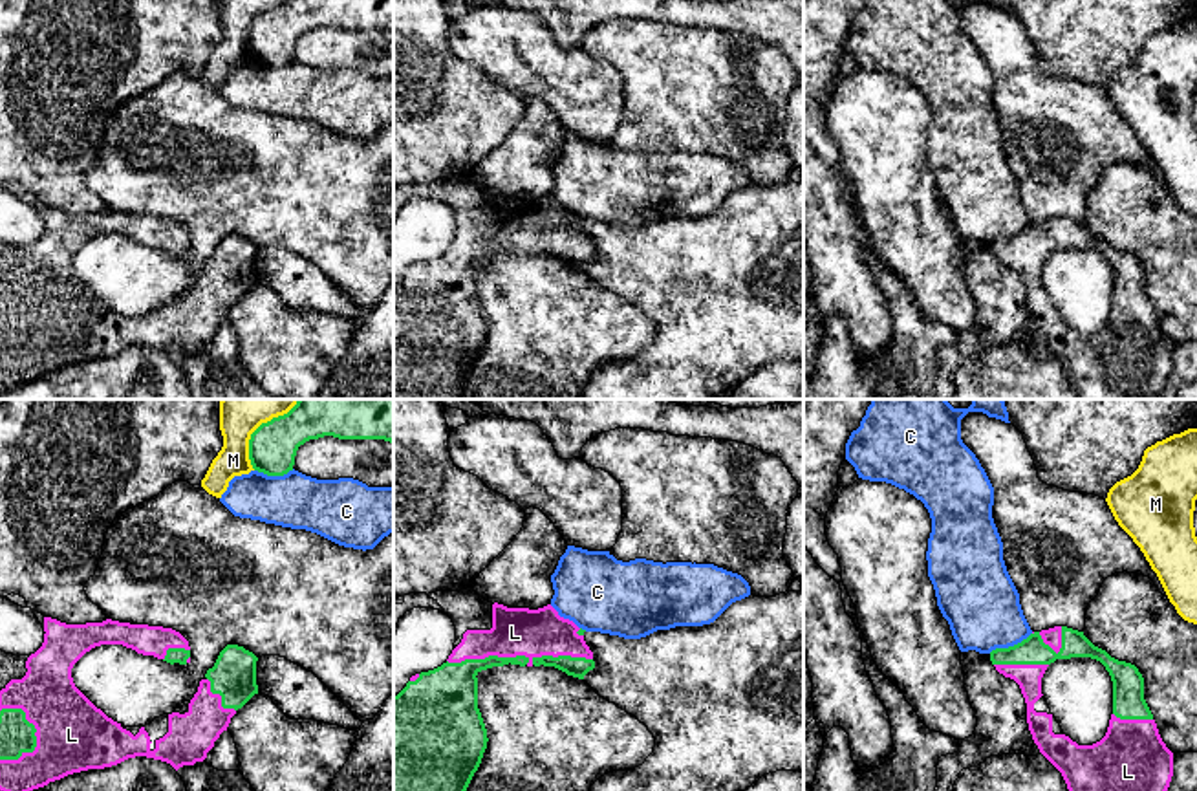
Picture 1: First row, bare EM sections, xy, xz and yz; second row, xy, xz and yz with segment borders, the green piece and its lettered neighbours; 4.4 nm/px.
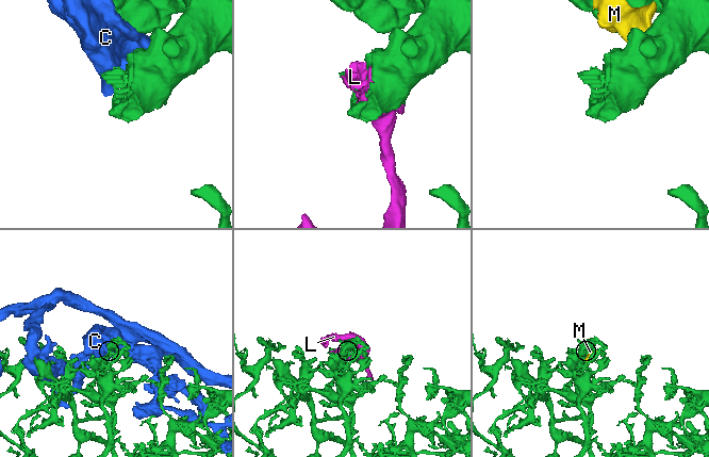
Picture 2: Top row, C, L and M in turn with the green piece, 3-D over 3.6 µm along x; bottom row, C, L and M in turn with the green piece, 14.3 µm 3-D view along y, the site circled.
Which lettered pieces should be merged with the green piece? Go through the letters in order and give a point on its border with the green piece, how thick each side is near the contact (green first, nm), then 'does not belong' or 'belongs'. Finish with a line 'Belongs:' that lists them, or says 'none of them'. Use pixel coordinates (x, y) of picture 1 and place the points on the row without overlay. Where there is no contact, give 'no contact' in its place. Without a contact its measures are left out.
C: yz (1009, 237) | 120/340 nm | does not belong
L: xz (518, 246) | 100/200 nm | belongs
M: xy (253, 22) | 220/140 nm | does not belong
Belongs: L

